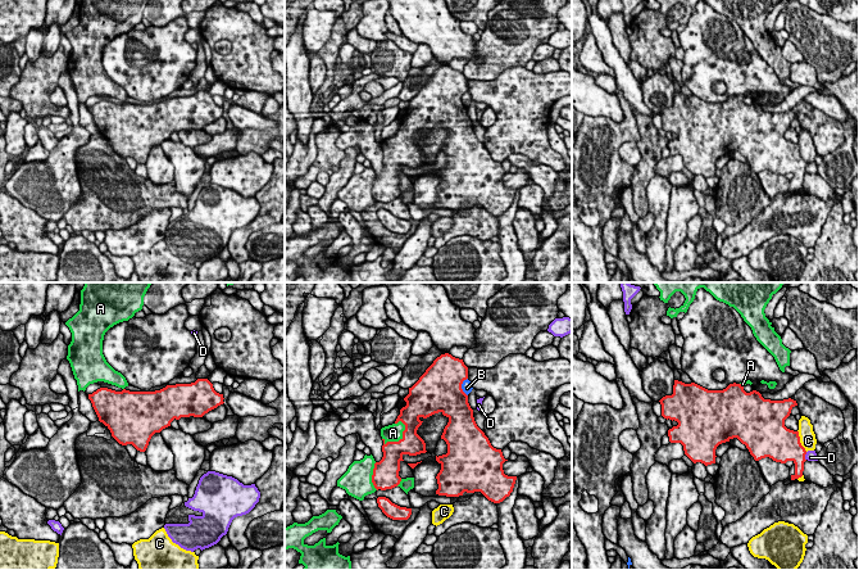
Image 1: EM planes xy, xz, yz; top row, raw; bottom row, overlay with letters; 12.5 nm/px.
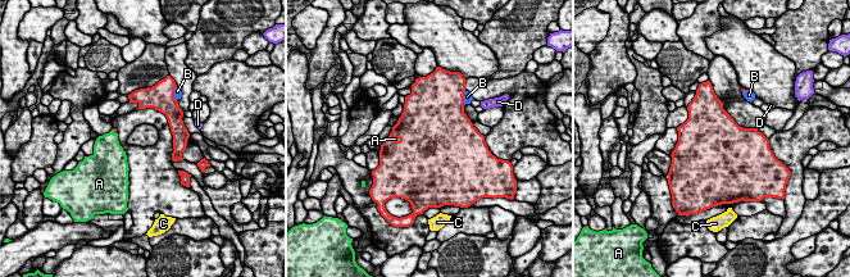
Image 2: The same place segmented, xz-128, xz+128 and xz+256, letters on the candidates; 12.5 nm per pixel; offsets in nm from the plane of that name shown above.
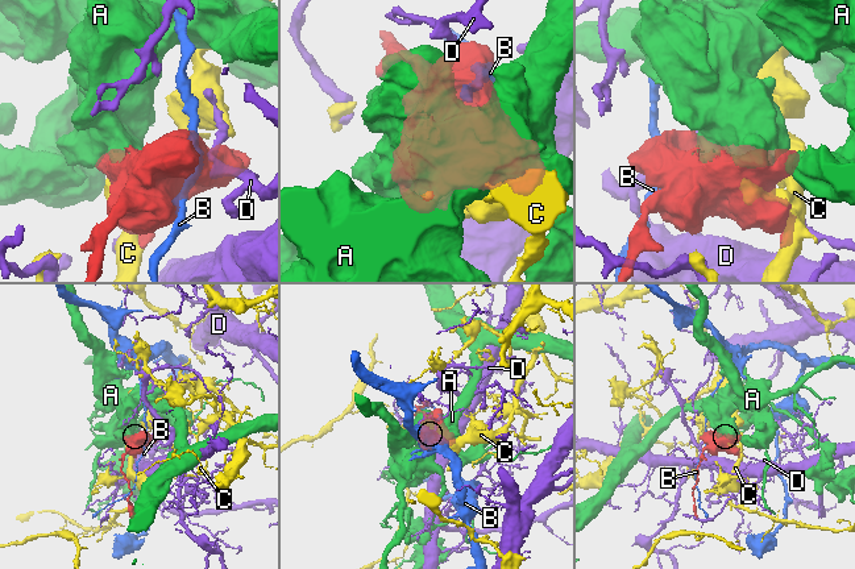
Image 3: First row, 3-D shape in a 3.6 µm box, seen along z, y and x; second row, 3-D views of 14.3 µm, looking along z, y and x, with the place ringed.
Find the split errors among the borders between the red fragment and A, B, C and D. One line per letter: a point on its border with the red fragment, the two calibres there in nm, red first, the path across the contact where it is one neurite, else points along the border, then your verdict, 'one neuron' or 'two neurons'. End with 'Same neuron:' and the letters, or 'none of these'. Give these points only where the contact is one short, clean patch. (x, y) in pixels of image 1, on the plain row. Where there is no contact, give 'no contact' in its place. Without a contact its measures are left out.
A: meets red in xz at (400, 152); 280 nm thick on the red side, 220 nm on the other; one neuron
B: meets red in xz at (460, 99); 500 nm thick on the red side, 130 nm on the other; two neurons
C: meets red in yz at (799, 153); 440 nm thick on the red side, 200 nm on the other; two neurons
D: meets red in yz at (804, 168); 340 nm thick on the red side, 130 nm on the other; border along yz (807, 164), (805, 172); two neurons
Same neuron: A

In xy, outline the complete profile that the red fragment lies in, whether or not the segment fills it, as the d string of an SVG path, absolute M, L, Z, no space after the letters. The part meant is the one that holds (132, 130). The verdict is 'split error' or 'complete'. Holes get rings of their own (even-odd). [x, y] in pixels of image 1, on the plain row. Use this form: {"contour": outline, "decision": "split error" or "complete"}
{"contour": "M197 91L191 96L167 98L155 104L115 104L100 100L88 112L99 130L112 145L112 149L122 158L132 157L137 163L145 164L151 149L171 139L171 135L181 130L203 130L209 123L223 117L223 107L214 103L208 91Z", "decision": "complete"}

